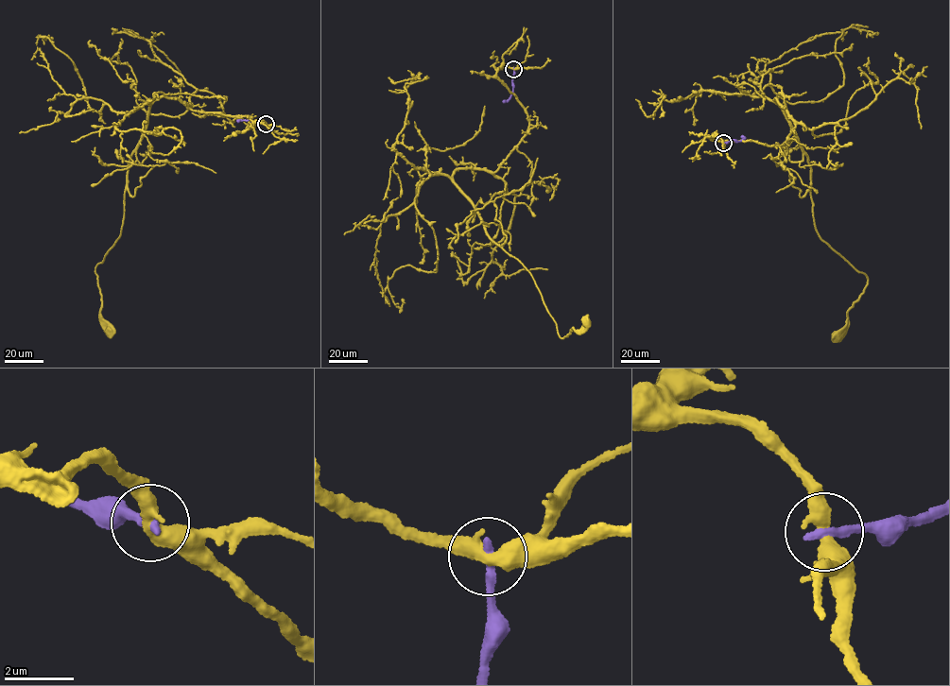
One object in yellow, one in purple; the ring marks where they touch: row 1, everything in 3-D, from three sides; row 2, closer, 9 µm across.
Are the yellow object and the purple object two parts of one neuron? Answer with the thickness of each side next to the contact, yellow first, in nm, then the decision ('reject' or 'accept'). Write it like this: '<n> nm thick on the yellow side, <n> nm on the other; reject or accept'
440 nm thick on the yellow side, 280 nm on the other; reject

